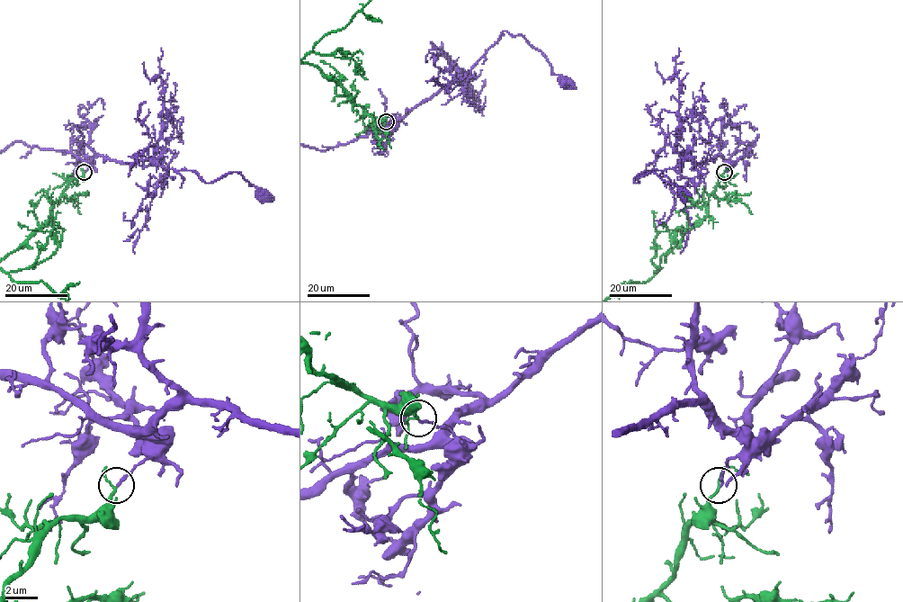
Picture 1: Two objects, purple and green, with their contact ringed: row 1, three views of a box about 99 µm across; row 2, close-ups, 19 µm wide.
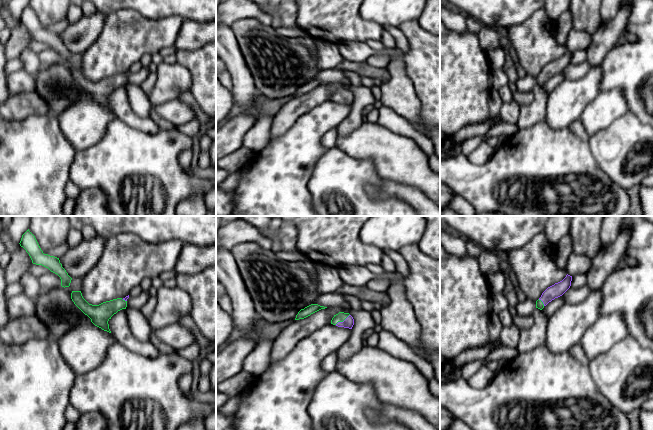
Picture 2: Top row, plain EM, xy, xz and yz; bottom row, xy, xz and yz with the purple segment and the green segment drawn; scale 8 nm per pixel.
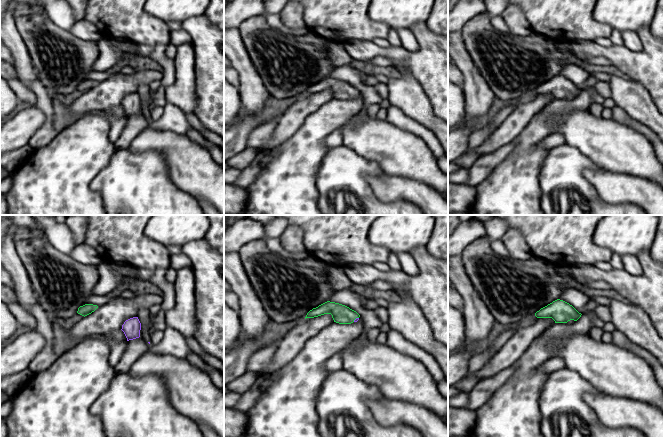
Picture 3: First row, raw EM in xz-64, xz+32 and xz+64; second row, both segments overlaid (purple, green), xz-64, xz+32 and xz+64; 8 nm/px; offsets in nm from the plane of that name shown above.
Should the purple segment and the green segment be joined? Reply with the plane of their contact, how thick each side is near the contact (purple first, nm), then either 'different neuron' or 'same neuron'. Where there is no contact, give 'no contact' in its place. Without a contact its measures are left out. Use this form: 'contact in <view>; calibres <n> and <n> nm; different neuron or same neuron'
contact in xz; calibres 80 and 80 nm; different neuron

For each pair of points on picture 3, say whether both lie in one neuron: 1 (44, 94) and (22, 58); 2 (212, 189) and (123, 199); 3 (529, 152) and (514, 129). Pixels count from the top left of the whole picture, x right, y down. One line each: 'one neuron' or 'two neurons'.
1: two neurons
2: two neurons
3: two neurons

